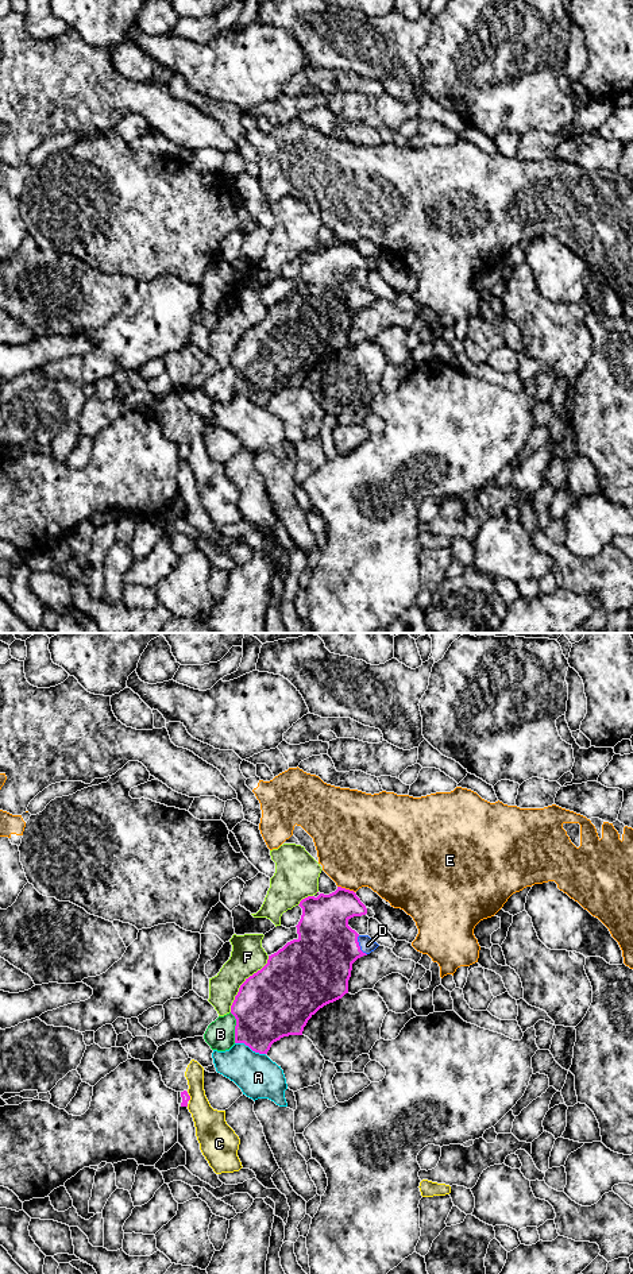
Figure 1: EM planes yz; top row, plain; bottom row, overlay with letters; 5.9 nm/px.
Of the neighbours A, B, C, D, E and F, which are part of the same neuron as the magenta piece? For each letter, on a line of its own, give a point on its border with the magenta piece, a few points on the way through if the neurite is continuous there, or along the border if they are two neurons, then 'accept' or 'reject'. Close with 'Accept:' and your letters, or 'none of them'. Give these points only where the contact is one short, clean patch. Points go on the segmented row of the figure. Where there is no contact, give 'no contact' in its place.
A: yz (250, 1047) | along yz (235, 1042), (243, 1042), (254, 1051), (265, 1054) | reject
B: yz (235, 1027) | reject
C: yz (189, 1097) | reject
D: yz (358, 945) | across yz (320, 961), (335, 946), (358, 945), (367, 945) | accept
E: yz (346, 890) | reject
F: yz (243, 983) | reject
Accept: D

